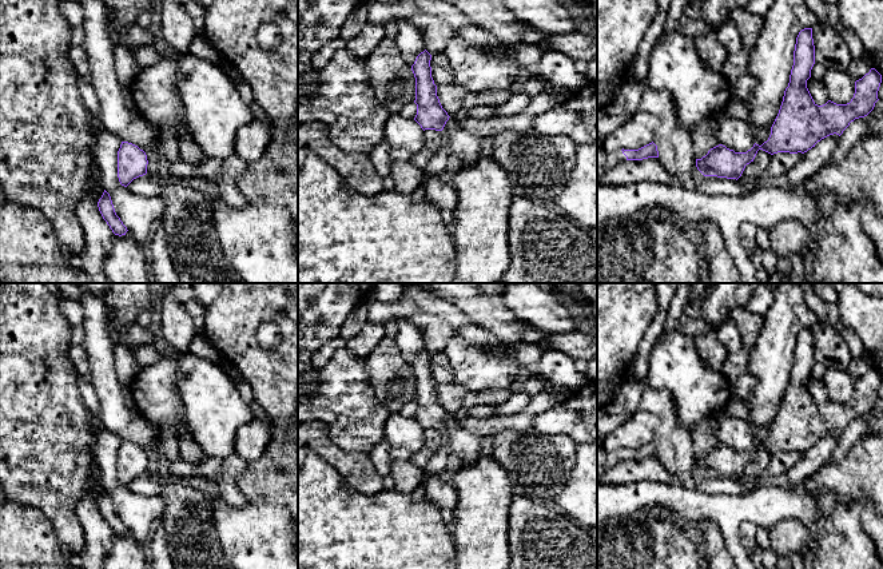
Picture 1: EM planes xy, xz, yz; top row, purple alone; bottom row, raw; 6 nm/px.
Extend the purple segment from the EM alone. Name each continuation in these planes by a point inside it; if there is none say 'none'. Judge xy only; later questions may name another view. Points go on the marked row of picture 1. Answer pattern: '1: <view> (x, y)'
none

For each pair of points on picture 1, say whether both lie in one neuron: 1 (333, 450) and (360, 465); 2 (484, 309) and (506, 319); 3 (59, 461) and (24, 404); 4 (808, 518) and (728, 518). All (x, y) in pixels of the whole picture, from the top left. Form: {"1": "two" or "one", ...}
{"1": "one", "2": "one", "3": "one", "4": "one"}

